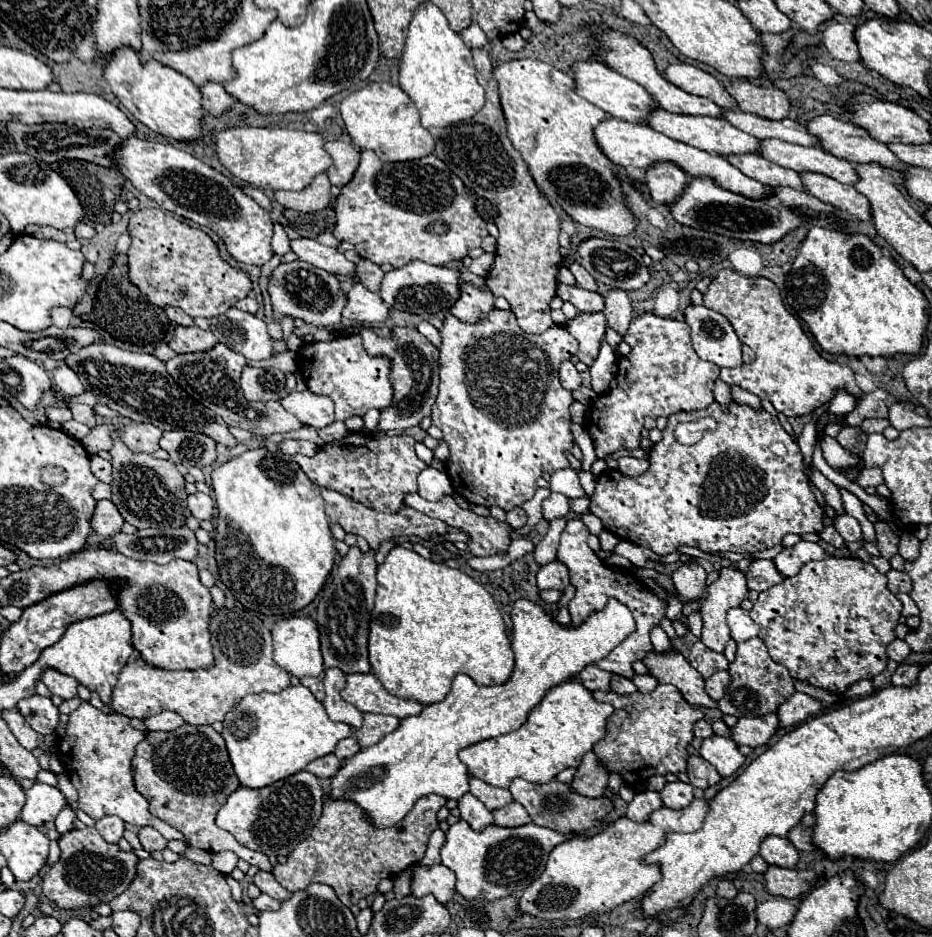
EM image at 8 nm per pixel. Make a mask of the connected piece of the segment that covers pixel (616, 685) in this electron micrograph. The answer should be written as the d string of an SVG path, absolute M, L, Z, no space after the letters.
M617 674L617 676L611 678L611 690L617 692L617 694L633 694L637 688L629 678L623 678L623 676Z

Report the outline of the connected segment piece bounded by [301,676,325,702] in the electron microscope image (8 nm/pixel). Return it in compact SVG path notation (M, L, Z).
M305 676L305 678L301 680L301 684L303 684L303 686L307 686L307 688L313 692L313 696L315 696L319 702L323 702L323 698L325 698L325 690L323 690L323 682L321 682L319 678Z

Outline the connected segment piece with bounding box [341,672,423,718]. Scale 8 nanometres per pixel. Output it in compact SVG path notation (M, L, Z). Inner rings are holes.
M349 674L347 684L341 690L341 698L353 704L359 712L373 712L373 714L391 714L395 718L417 716L423 710L423 704L403 700L391 696L377 676L369 674Z

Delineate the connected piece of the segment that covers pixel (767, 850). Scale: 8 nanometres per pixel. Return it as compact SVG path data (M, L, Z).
M767 836L761 842L759 854L769 866L795 868L795 864L799 862L799 854L797 854L795 846L787 838L779 838L779 836Z

